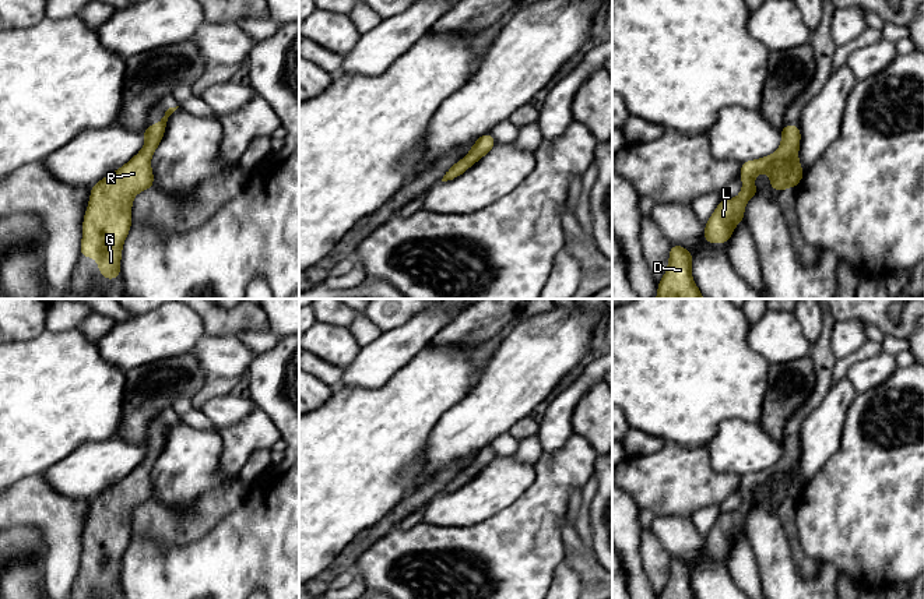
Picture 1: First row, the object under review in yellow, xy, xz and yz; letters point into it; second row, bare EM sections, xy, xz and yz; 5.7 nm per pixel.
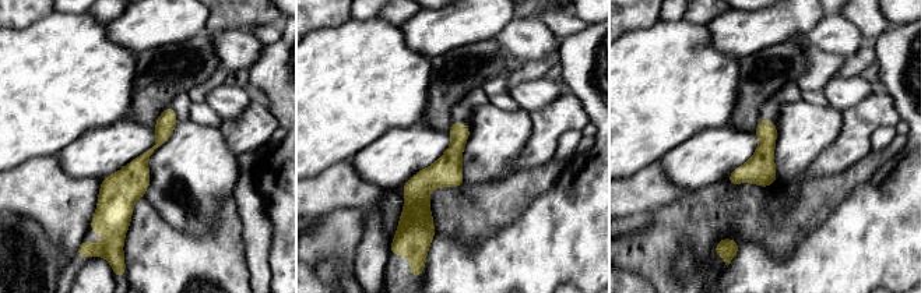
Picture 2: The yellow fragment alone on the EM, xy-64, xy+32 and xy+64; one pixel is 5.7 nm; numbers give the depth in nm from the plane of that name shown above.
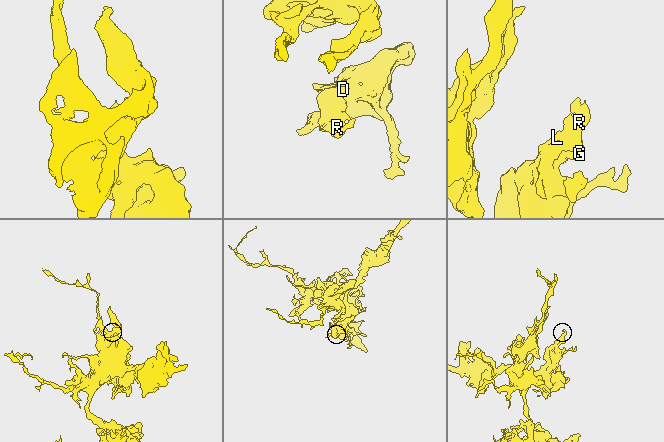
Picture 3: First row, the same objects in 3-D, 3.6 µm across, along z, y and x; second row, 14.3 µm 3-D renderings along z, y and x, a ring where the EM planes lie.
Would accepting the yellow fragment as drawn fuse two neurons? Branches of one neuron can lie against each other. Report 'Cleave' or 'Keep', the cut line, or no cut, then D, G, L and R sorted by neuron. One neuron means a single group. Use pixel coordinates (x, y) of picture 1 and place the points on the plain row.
Keep. No split. Groups: D G L R

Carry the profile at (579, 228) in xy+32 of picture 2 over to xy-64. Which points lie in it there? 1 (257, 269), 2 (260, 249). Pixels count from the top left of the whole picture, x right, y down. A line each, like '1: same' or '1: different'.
1: different
2: different

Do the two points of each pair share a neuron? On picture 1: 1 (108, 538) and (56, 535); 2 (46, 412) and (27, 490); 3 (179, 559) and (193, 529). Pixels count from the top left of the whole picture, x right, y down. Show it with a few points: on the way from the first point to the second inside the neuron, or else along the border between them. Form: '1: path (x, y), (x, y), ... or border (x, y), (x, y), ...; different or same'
1: border (90, 504), (78, 568); different
2: border (44, 472), (28, 475), (14, 483); different
3: border (214, 527), (185, 545), (164, 545), (154, 539); different

